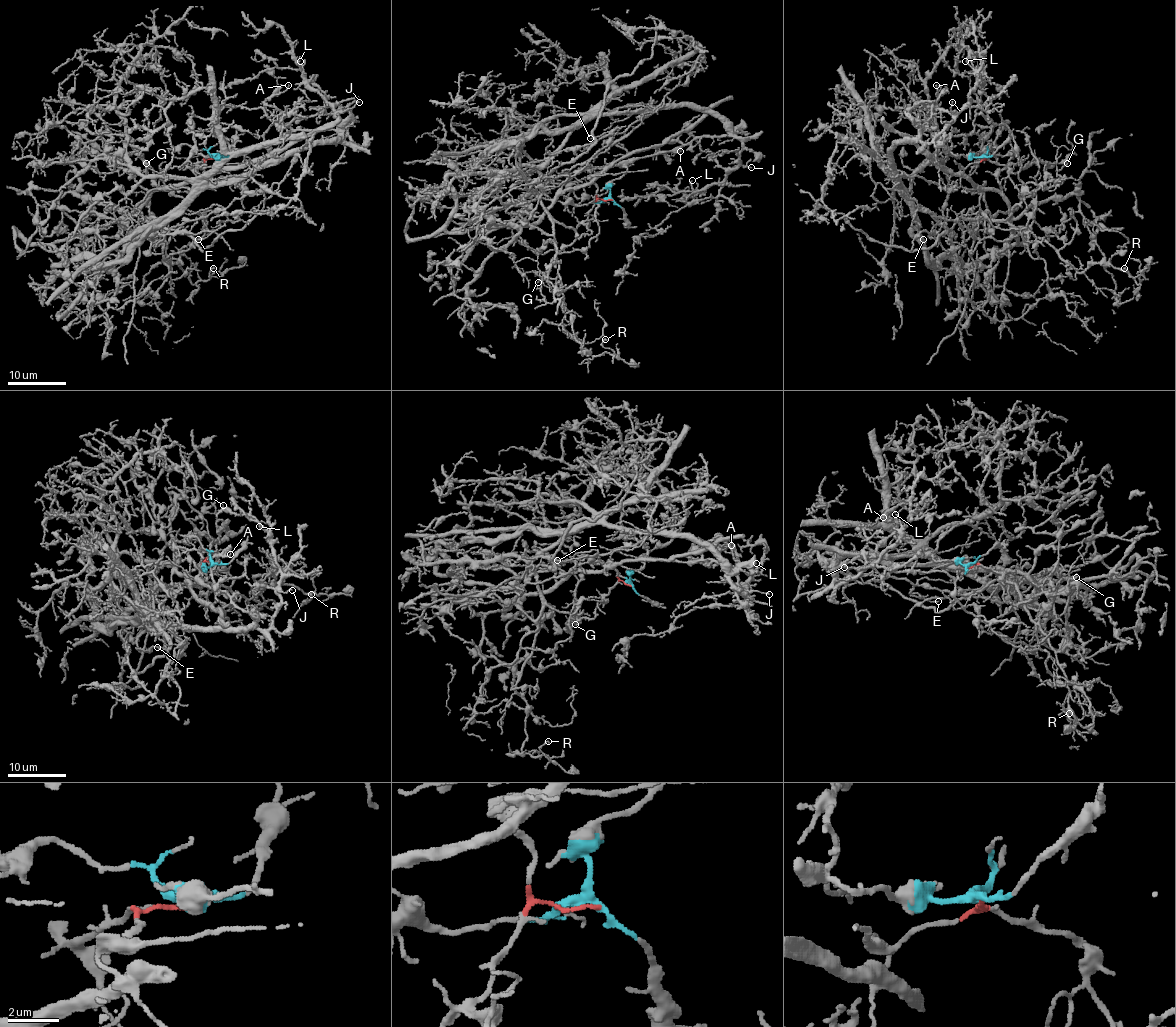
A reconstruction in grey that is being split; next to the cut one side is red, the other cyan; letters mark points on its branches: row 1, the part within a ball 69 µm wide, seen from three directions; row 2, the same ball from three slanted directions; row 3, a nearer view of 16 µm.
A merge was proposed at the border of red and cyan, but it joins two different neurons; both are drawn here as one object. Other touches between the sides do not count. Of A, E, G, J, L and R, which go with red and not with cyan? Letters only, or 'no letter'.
E, G, R

